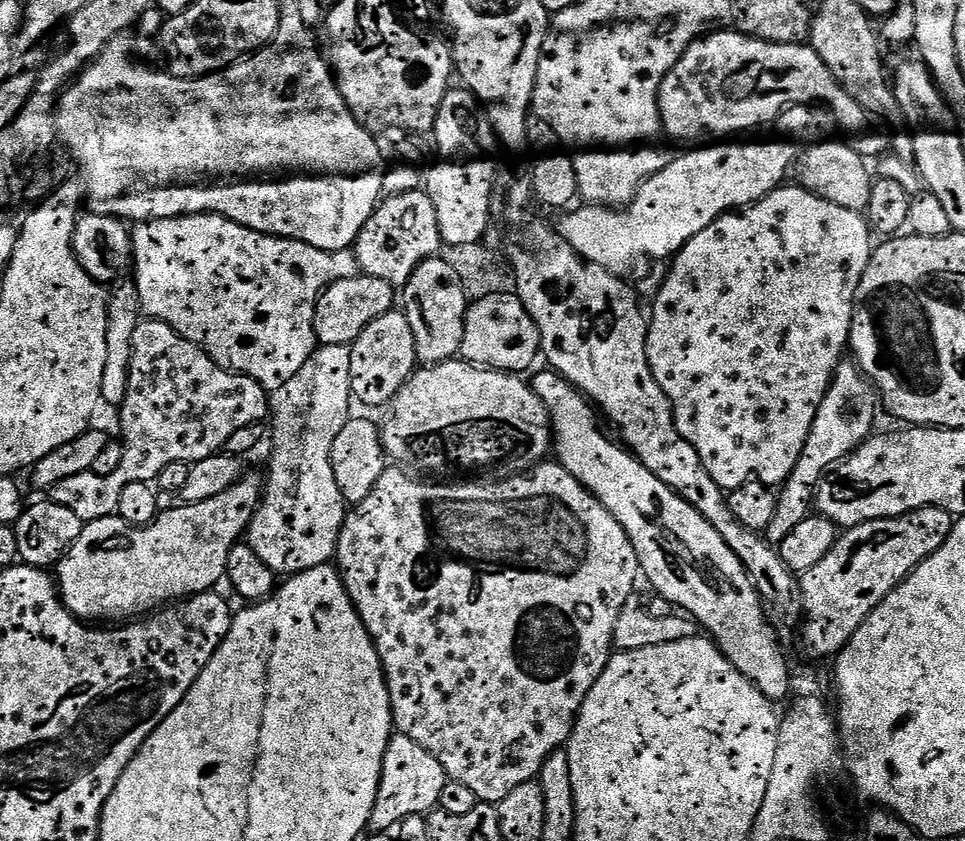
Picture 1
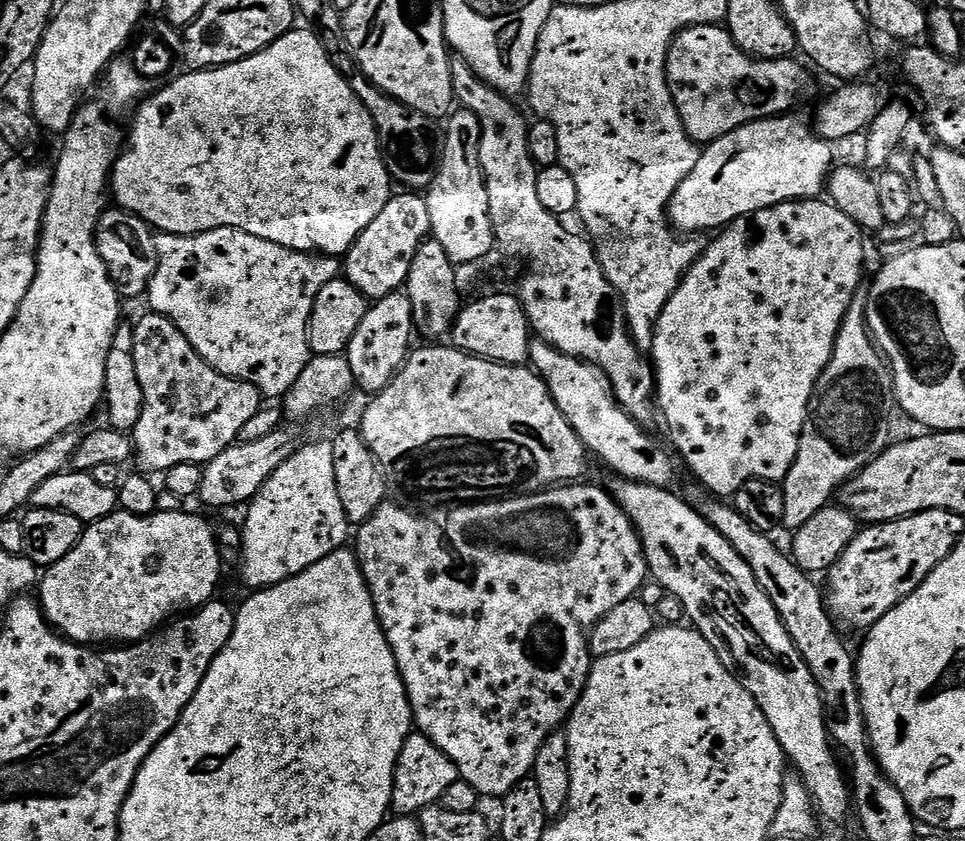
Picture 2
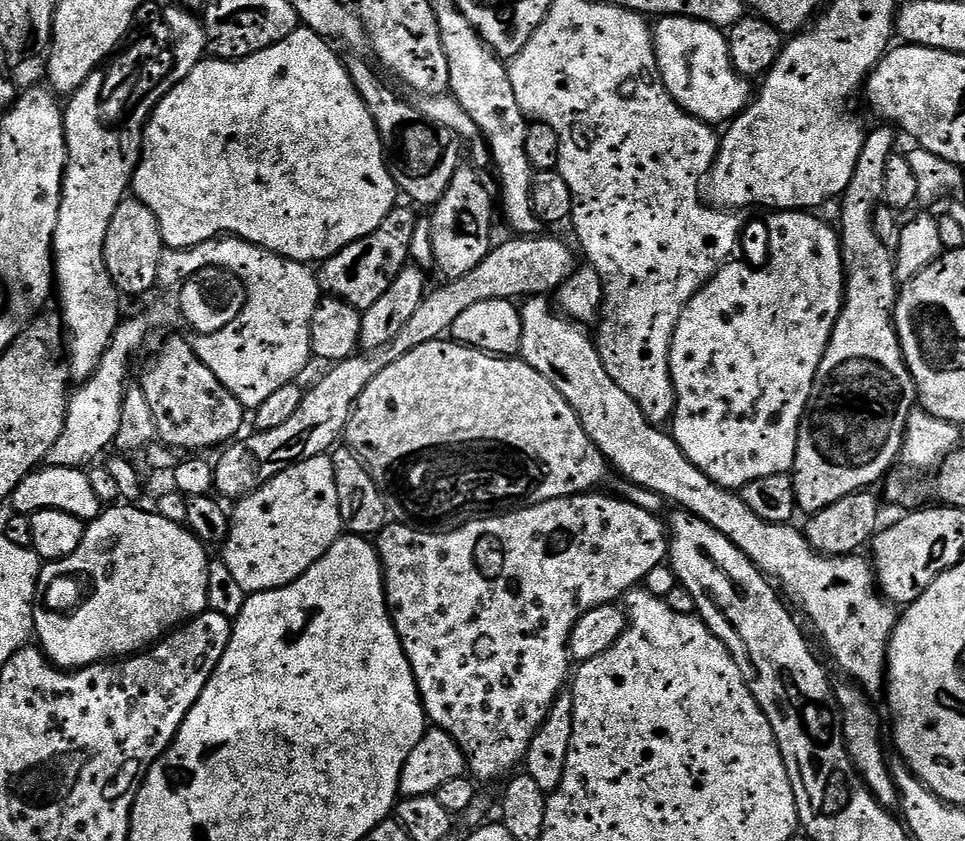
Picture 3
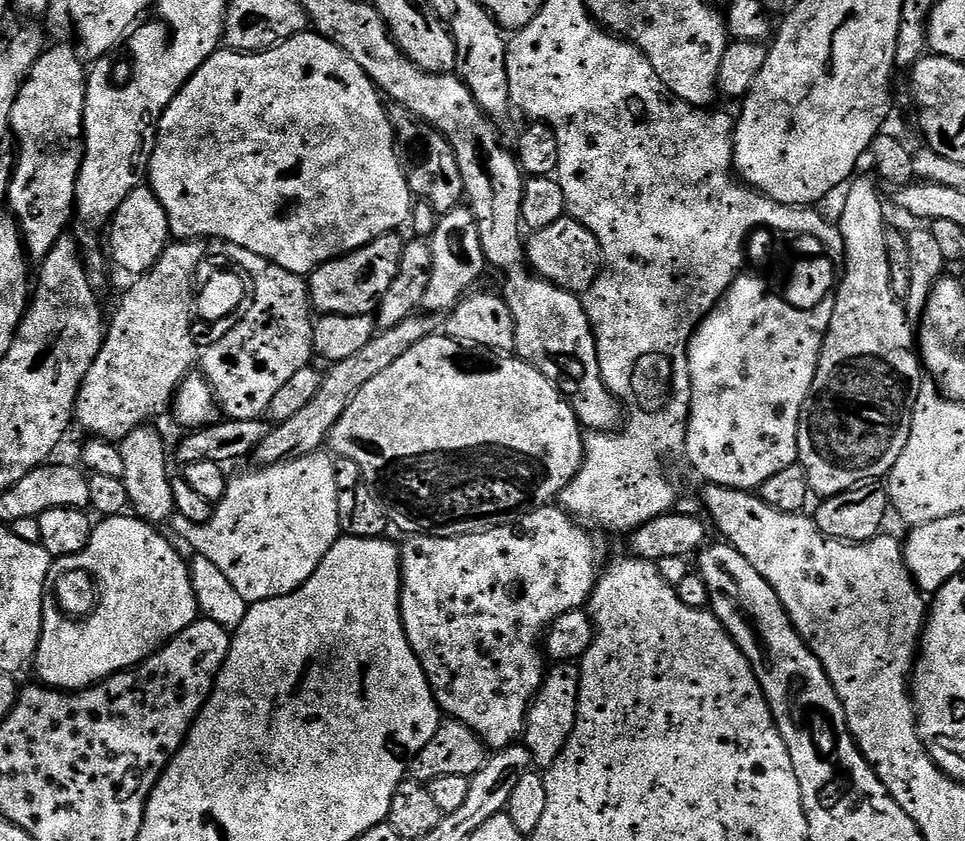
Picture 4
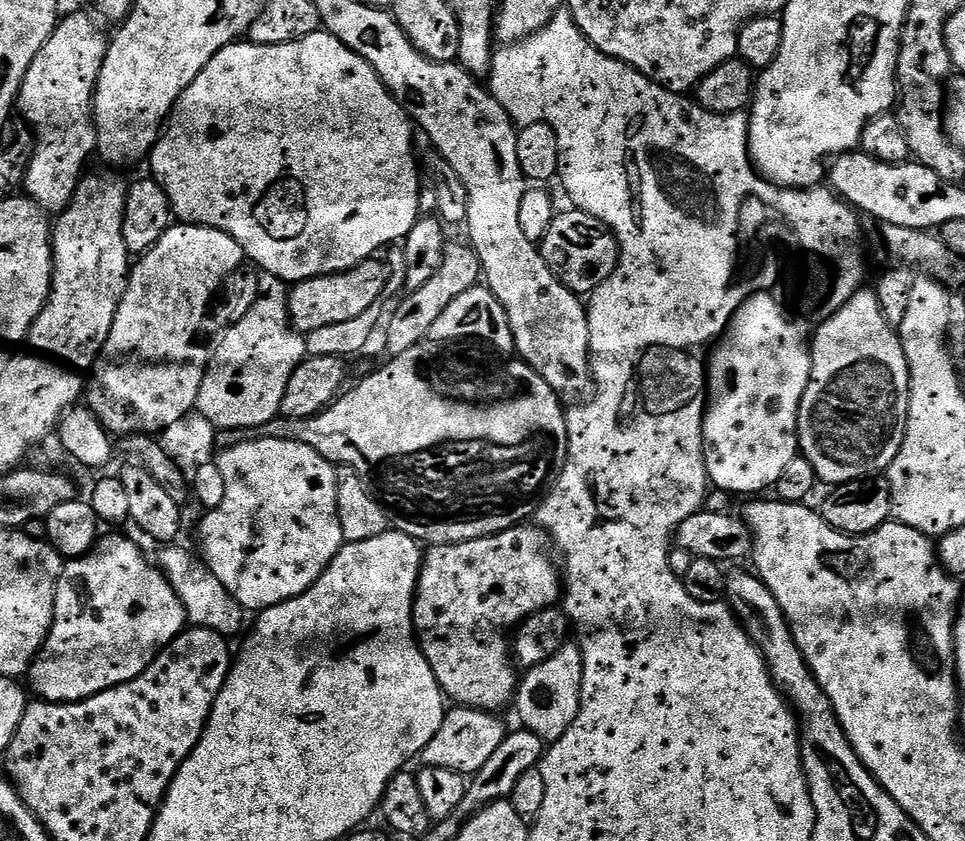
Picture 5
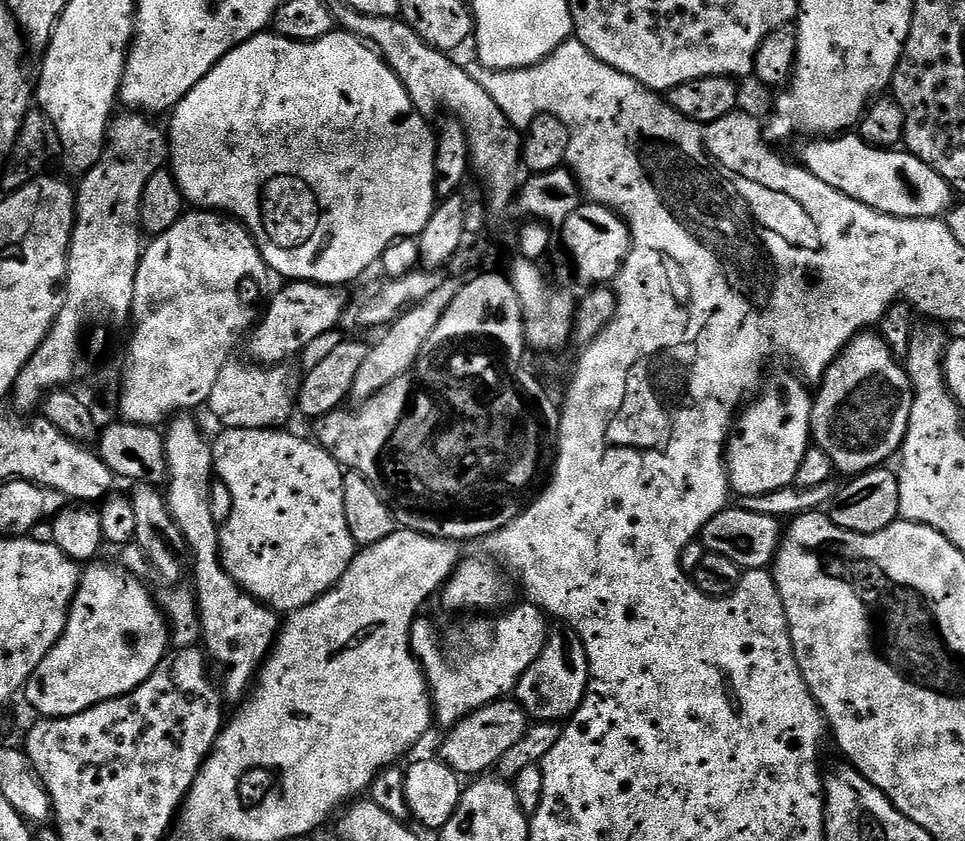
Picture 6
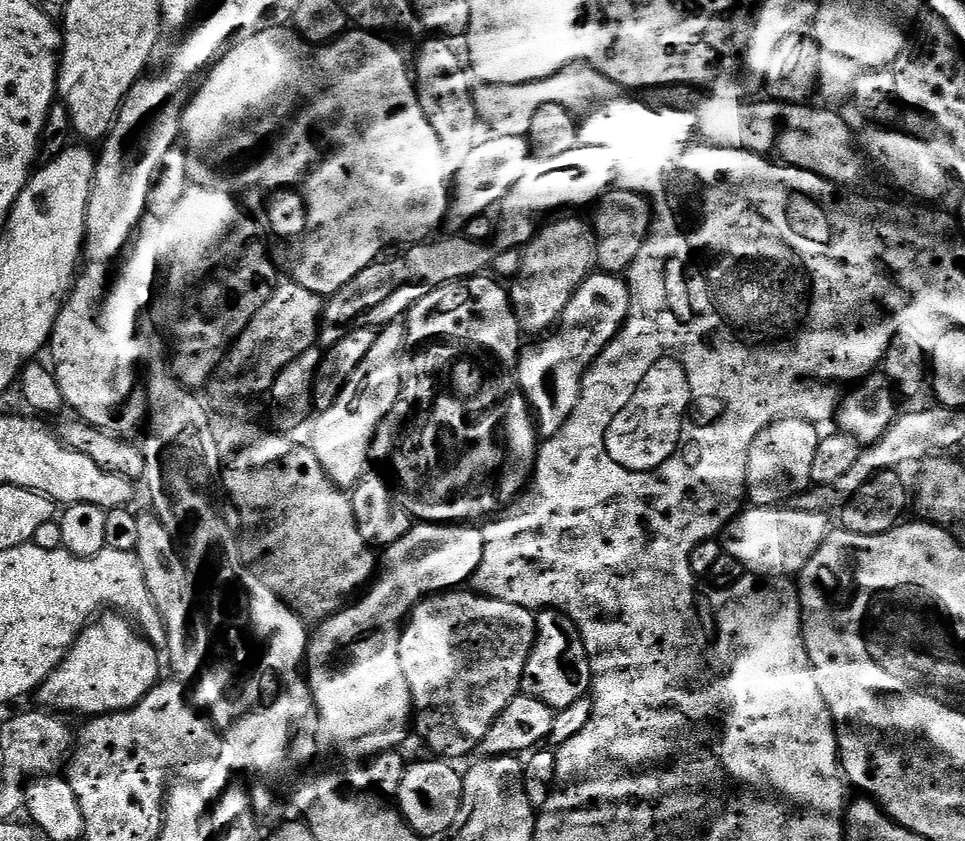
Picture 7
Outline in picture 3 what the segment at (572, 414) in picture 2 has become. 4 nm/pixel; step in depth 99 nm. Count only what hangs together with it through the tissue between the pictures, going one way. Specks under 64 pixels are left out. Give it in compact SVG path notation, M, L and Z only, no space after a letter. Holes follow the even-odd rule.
M533 296L519 305L522 318L519 359L538 370L538 374L566 398L574 414L578 414L590 442L594 442L615 471L617 468L630 483L646 491L673 500L683 511L705 520L714 530L730 538L765 576L796 599L833 662L848 675L845 677L869 694L876 694L879 688L881 691L886 684L888 643L896 629L898 612L877 591L871 563L860 554L824 556L815 552L799 527L758 518L739 494L721 488L702 474L702 470L682 454L674 437L651 424L646 414L642 414L639 399L626 394L626 390L610 378L593 337L587 336L577 321L554 310L550 301L543 296Z

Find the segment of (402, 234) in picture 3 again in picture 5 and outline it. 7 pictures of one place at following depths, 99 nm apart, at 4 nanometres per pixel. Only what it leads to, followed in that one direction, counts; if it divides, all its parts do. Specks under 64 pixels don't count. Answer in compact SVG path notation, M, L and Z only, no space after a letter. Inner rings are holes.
M380 258L363 260L345 272L335 272L293 284L288 293L288 316L292 319L292 327L301 334L307 334L322 326L334 326L338 322L358 318L358 314L370 310L370 306L381 303L380 295L387 284L388 272Z

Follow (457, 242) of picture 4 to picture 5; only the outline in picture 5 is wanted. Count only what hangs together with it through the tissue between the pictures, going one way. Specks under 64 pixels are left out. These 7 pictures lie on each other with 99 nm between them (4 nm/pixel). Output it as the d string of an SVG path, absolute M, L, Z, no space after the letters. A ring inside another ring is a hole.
M449 243L444 250L442 264L426 282L416 292L408 292L405 300L396 308L396 313L392 316L392 321L388 324L388 353L389 357L402 354L406 350L423 345L428 340L428 331L434 322L438 322L438 317L442 315L442 310L458 298L458 294L466 294L466 290L477 287L482 280L482 269L480 260L476 257L476 249L467 243L461 244Z

